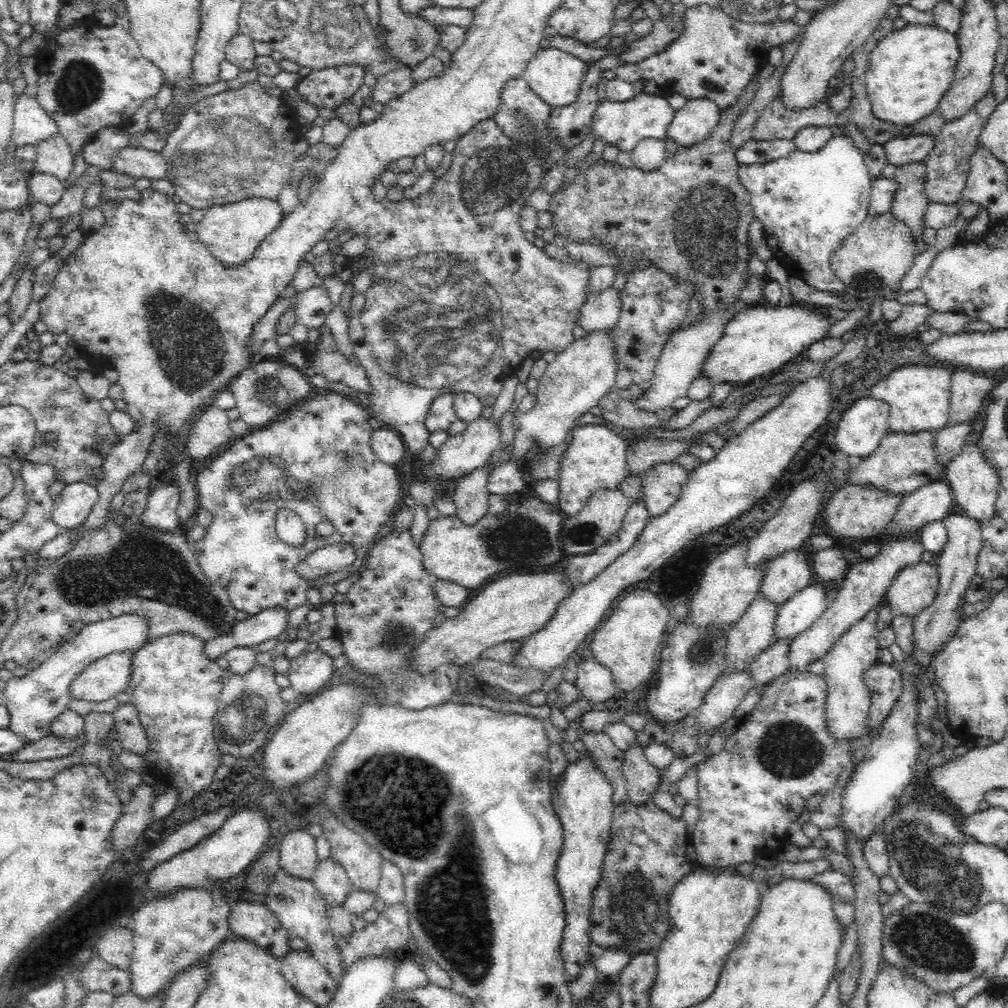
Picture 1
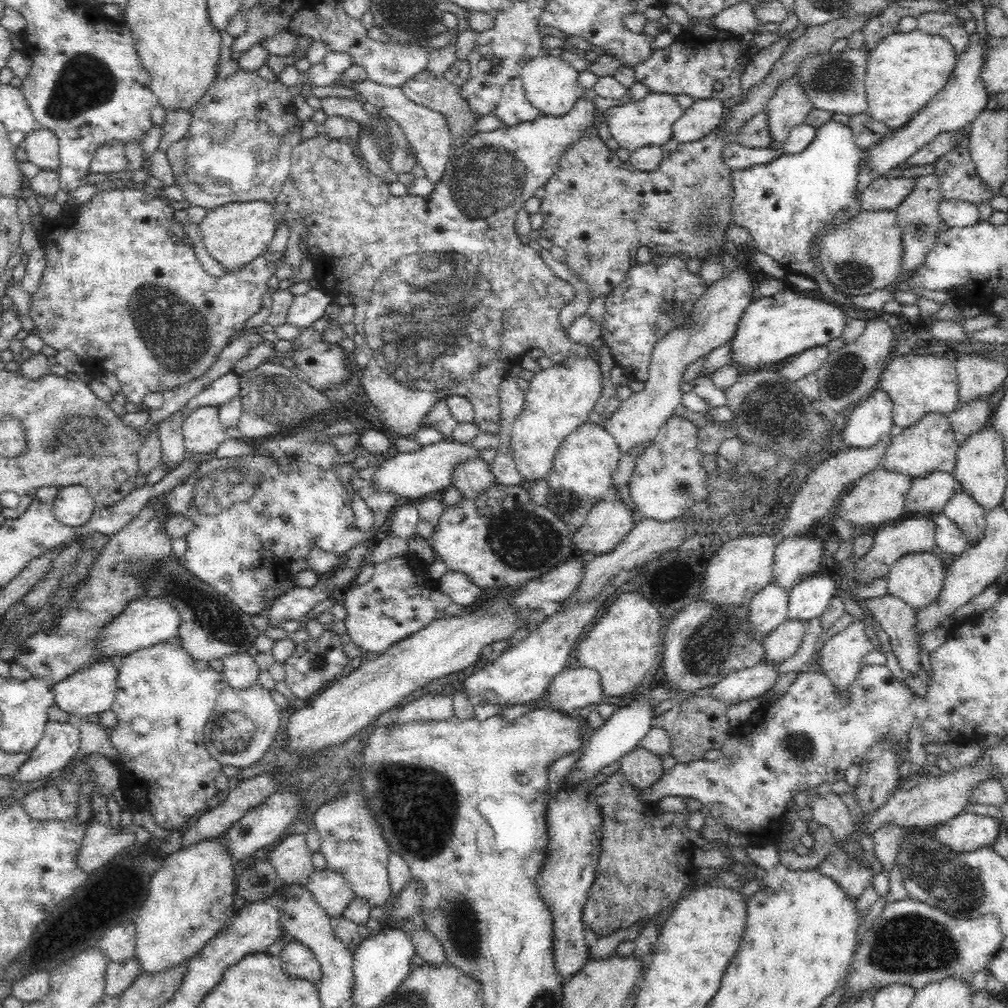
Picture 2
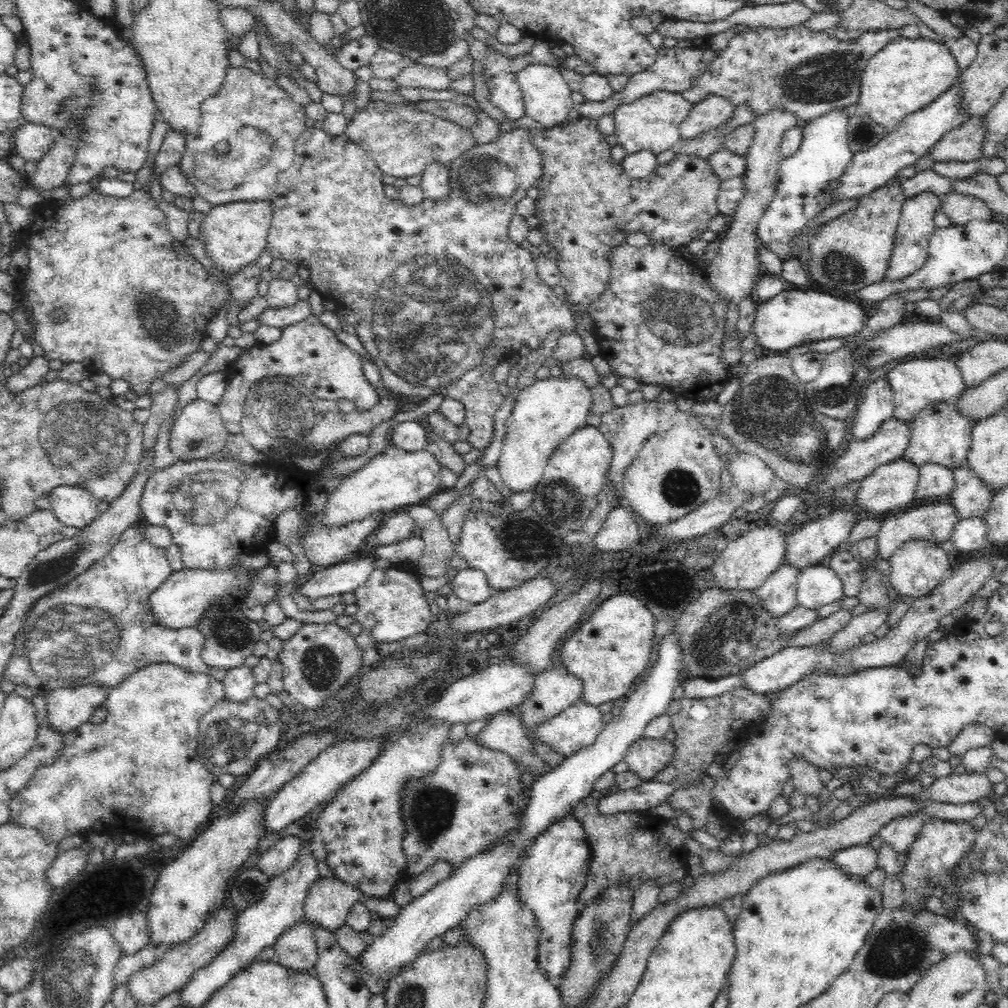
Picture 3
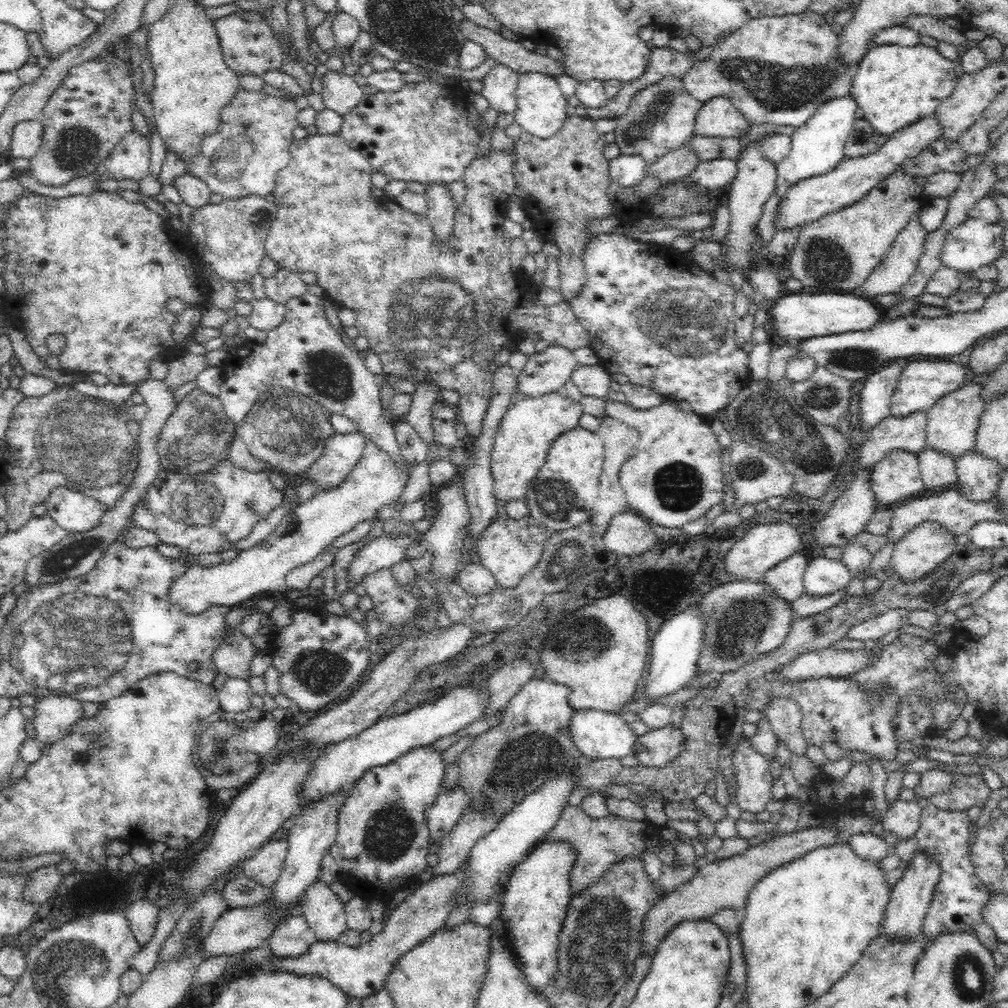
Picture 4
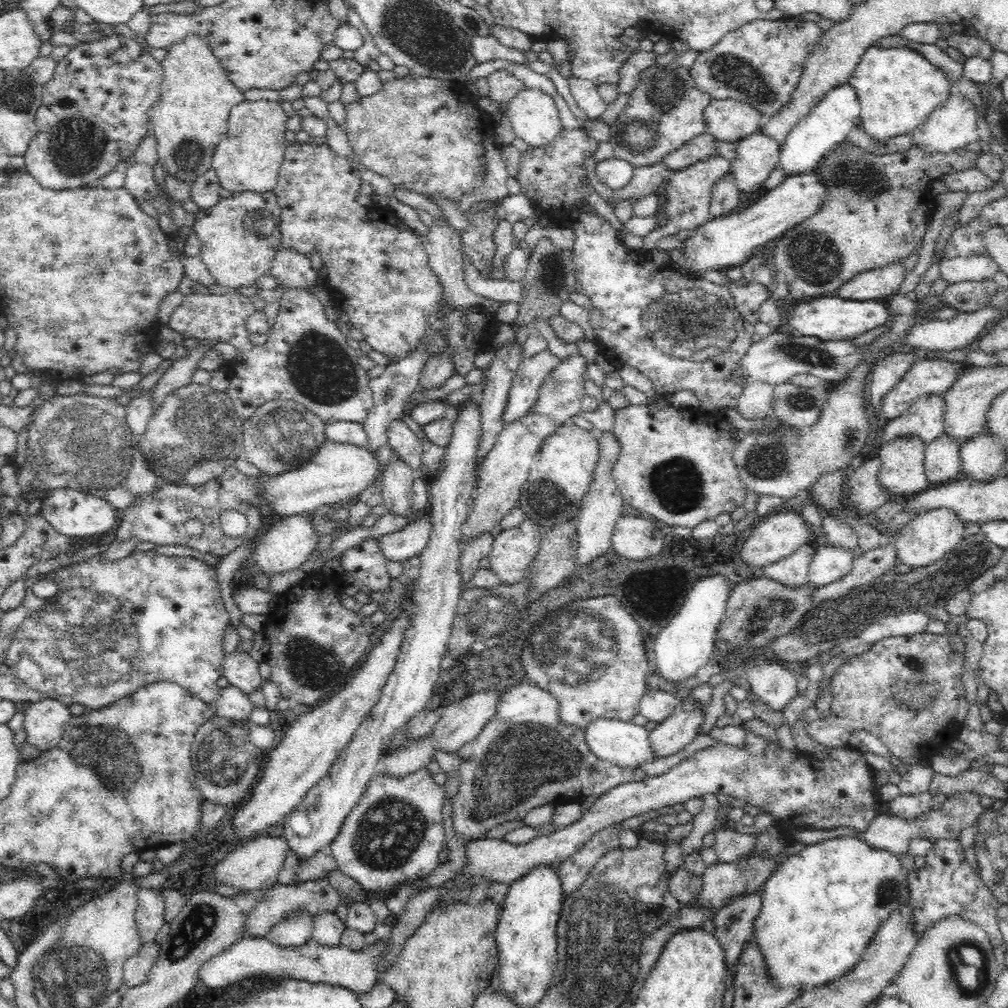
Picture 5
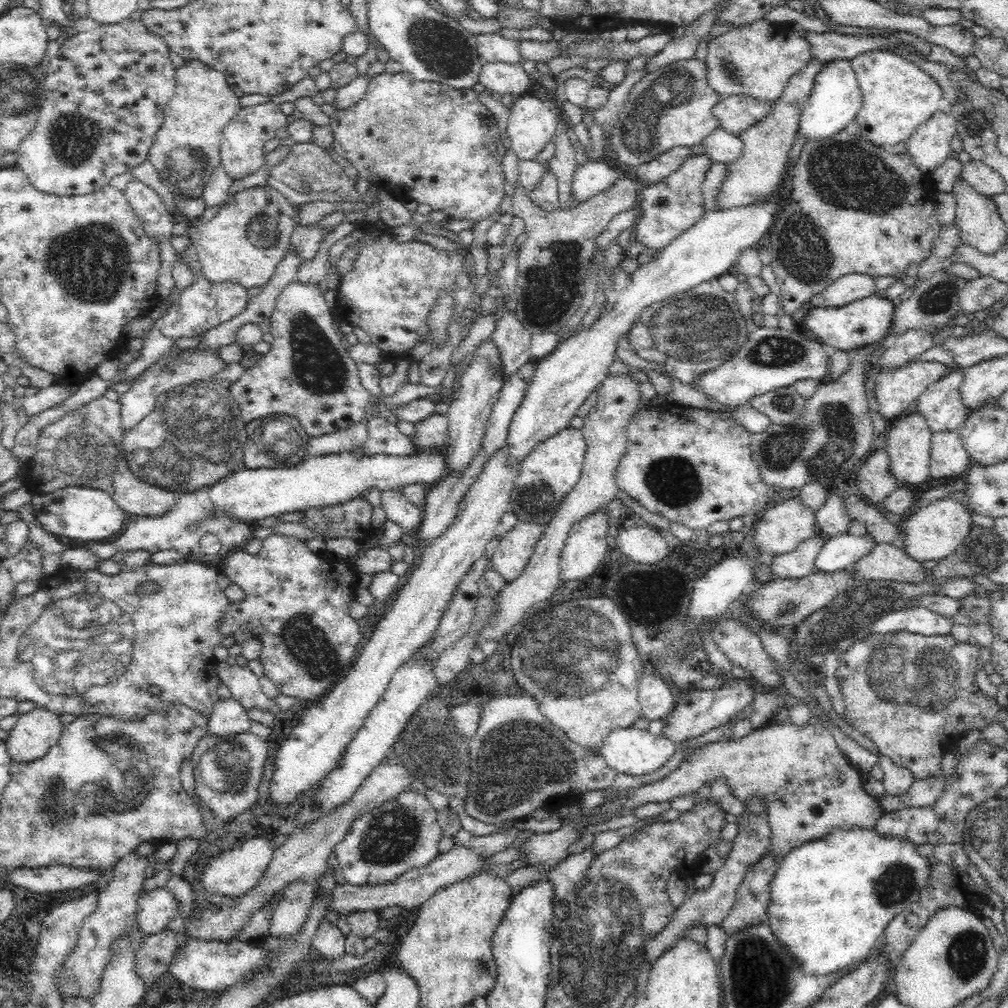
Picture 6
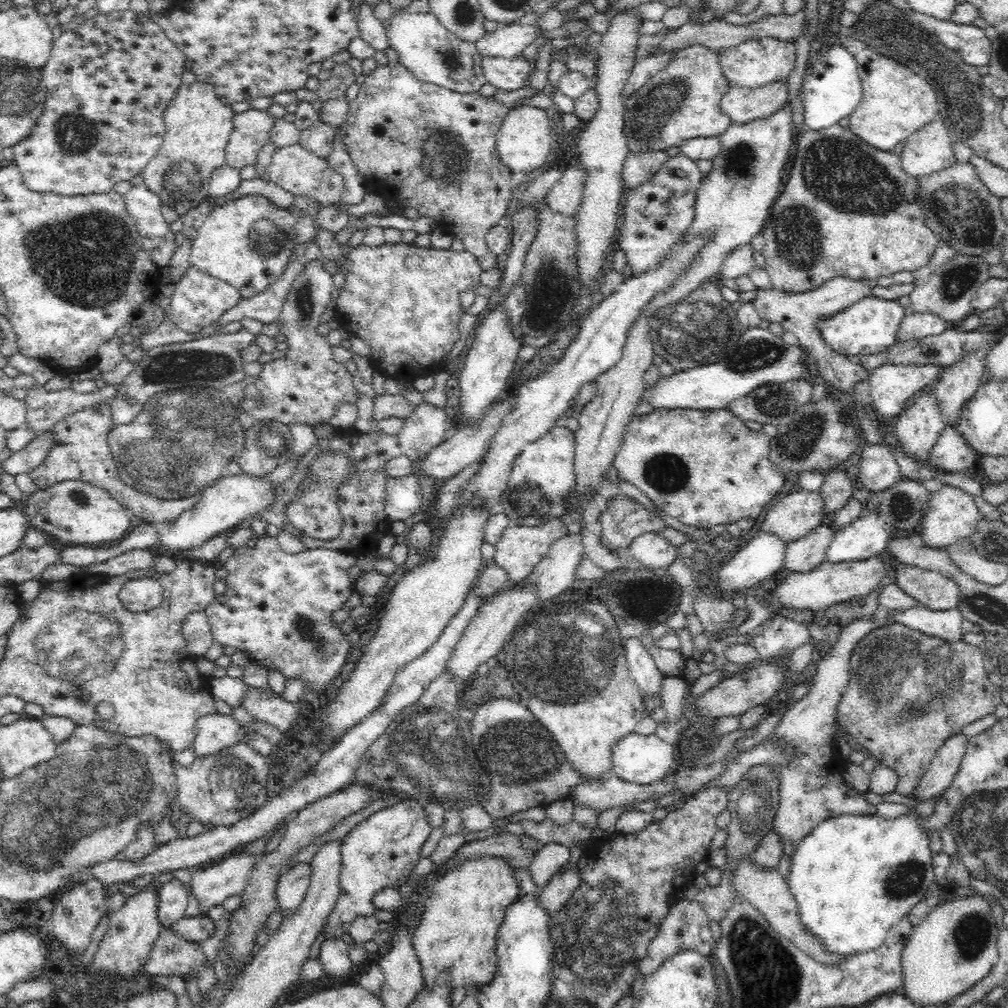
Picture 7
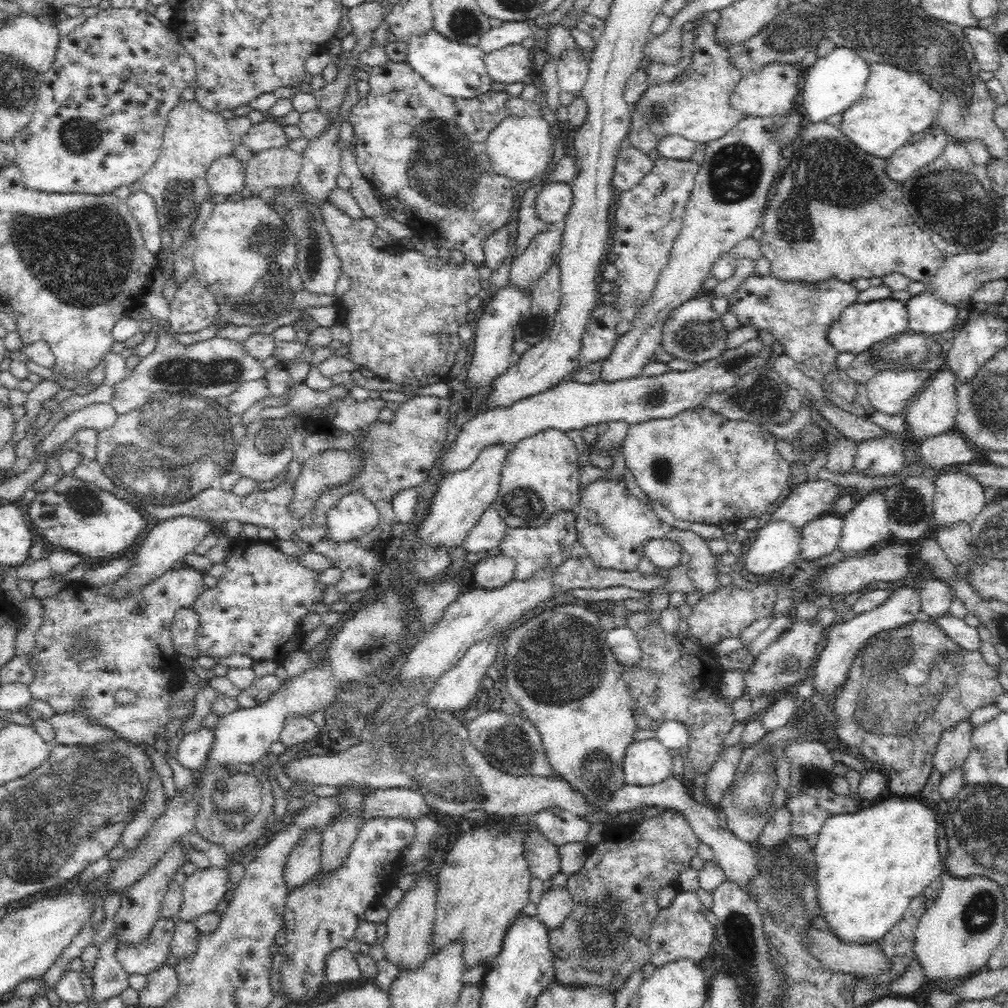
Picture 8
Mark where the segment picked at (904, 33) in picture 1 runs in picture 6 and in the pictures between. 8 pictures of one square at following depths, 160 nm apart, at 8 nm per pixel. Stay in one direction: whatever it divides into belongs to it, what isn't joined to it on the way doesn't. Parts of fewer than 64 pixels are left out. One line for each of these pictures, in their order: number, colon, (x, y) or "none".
2: (904, 71)
3: (907, 74)
4: (895, 86)
5: (898, 88)
6: (897, 96)

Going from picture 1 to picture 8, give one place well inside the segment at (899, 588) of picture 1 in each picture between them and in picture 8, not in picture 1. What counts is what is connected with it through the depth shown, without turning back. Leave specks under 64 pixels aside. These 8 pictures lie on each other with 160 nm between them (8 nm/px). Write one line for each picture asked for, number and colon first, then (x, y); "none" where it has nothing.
2: (916, 578)
3: (918, 566)
4: (924, 548)
5: (926, 538)
6: (932, 532)
7: (952, 514)
8: (959, 497)

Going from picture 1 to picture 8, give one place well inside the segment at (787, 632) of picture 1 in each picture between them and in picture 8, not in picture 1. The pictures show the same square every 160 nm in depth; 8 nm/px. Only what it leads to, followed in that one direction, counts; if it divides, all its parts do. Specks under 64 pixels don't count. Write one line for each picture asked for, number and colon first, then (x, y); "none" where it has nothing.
2: (809, 599)
3: (818, 585)
4: (823, 575)
5: (830, 563)
6: (840, 552)
7: (867, 535)
8: (867, 524)

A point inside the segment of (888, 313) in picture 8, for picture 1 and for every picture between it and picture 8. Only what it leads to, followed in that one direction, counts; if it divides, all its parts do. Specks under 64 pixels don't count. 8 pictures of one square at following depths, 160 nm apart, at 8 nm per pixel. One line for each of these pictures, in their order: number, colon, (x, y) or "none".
1: (760, 339)
2: (789, 323)
3: (794, 317)
4: (800, 316)
5: (828, 318)
6: (867, 322)
7: (870, 326)

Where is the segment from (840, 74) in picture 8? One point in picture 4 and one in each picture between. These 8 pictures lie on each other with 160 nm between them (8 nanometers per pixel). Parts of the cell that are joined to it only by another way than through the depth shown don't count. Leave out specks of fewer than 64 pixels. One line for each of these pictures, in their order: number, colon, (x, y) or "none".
4: (817, 146)
5: (827, 125)
6: (836, 98)
7: (832, 88)

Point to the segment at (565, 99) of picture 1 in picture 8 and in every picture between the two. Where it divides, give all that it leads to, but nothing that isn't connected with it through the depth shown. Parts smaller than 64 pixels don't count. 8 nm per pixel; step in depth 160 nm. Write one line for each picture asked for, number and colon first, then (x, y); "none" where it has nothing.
2: (550, 85)
3: (547, 99)
4: (540, 110)
5: (533, 116)
6: (531, 124)
7: (524, 141)
8: (520, 147)

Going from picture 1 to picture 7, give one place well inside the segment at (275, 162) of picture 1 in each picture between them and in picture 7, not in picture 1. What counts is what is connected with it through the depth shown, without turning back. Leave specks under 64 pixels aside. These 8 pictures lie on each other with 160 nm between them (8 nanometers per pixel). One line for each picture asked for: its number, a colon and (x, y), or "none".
2: (231, 153)
3: (248, 130)
4: (242, 158)
5: (248, 157)
6: (244, 136)
7: (250, 129)

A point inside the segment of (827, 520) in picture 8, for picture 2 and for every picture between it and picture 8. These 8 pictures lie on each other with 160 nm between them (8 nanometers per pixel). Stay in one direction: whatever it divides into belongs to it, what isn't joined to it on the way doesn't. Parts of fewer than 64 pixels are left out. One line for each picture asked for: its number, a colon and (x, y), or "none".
2: (768, 608)
3: (778, 596)
4: (786, 579)
5: (793, 571)
6: (799, 563)
7: (806, 554)

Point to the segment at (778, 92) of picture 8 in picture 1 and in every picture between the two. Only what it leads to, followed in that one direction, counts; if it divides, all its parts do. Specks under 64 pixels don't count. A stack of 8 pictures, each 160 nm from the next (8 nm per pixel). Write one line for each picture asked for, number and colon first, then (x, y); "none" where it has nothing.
1: (694, 122)
2: (698, 120)
3: (714, 111)
4: (718, 117)
5: (727, 120)
6: (736, 113)
7: (742, 105)

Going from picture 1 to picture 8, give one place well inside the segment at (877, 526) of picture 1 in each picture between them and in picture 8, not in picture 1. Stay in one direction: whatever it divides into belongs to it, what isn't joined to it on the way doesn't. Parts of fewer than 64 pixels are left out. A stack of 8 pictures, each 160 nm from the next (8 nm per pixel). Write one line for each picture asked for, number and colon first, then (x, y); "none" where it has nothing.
2: (879, 496)
3: (892, 485)
4: (896, 477)
5: (902, 471)
6: (909, 440)
7: (918, 428)
8: (935, 412)

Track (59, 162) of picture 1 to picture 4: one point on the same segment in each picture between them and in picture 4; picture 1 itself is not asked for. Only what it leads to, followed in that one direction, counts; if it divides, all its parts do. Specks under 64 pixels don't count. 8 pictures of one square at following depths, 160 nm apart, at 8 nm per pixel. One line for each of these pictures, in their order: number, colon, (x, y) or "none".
2: (42, 146)
3: (31, 141)
4: (27, 135)

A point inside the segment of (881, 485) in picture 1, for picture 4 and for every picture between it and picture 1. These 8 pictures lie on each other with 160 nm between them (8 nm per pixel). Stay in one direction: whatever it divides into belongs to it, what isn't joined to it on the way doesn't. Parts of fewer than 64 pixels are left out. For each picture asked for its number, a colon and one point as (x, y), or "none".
2: (930, 444)
3: (941, 435)
4: (952, 423)

